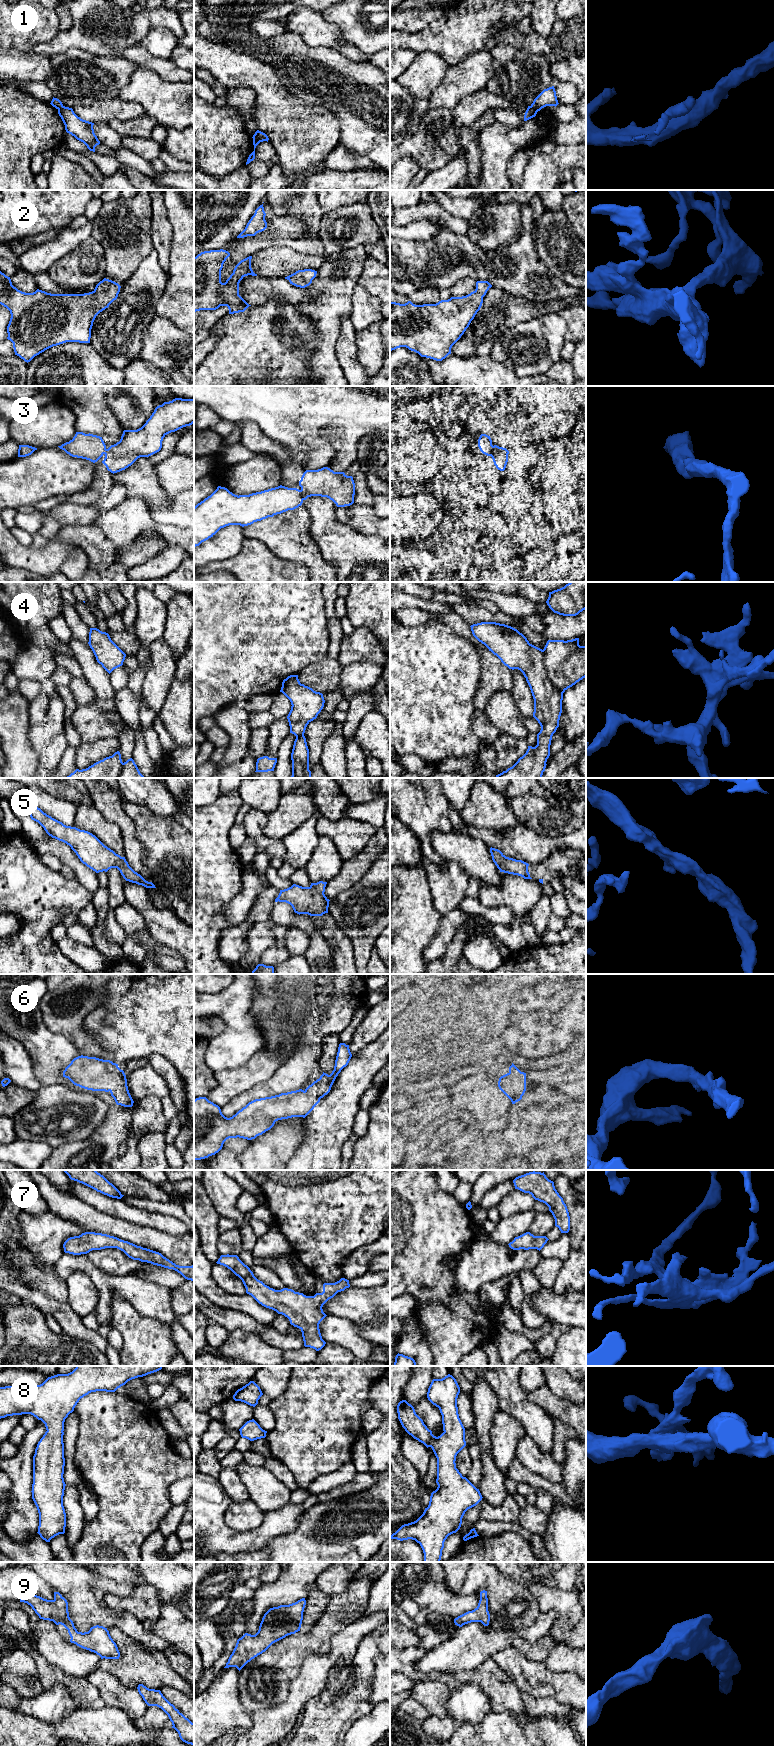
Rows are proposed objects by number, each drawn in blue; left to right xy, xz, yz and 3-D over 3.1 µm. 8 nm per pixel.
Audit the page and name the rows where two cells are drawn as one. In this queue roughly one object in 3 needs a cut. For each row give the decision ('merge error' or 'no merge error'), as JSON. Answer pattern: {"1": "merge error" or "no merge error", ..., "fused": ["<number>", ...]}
{"1": "merge error", "2": "no merge error", "3": "no merge error", "4": "no merge error", "5": "no merge error", "6": "no merge error", "7": "no merge error", "8": "no merge error", "9": "no merge error", "fused": ["1"]}

